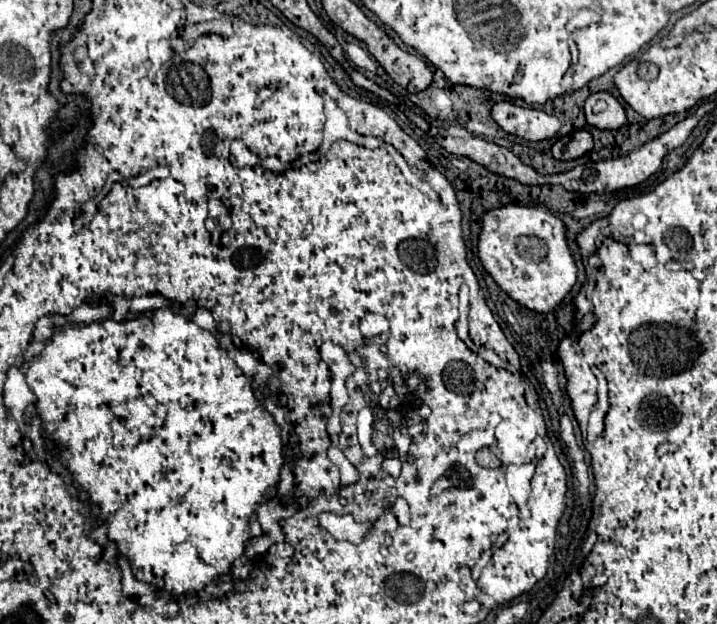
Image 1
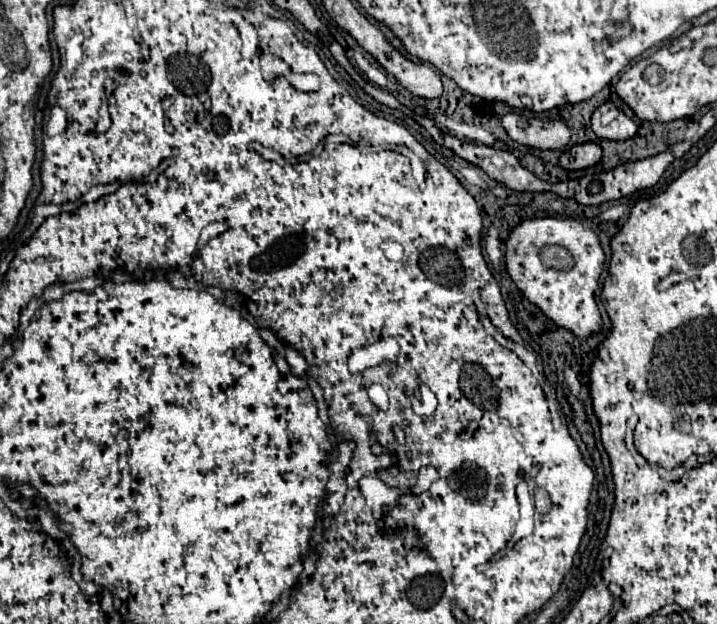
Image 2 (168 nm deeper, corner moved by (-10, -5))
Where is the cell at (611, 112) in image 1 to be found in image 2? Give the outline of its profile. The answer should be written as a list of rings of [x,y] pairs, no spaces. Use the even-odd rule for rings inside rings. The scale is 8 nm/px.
[[[606,103],[606,105],[600,105],[594,113],[592,113],[592,131],[600,137],[600,139],[608,139],[608,141],[626,141],[626,139],[632,139],[634,135],[636,135],[636,123],[632,121],[632,119],[628,119],[622,111],[620,111],[620,115],[608,125],[608,127],[602,127],[600,125],[600,117],[602,117],[602,113],[604,111],[608,111],[610,107],[614,107],[614,105],[610,105],[610,103]]]

